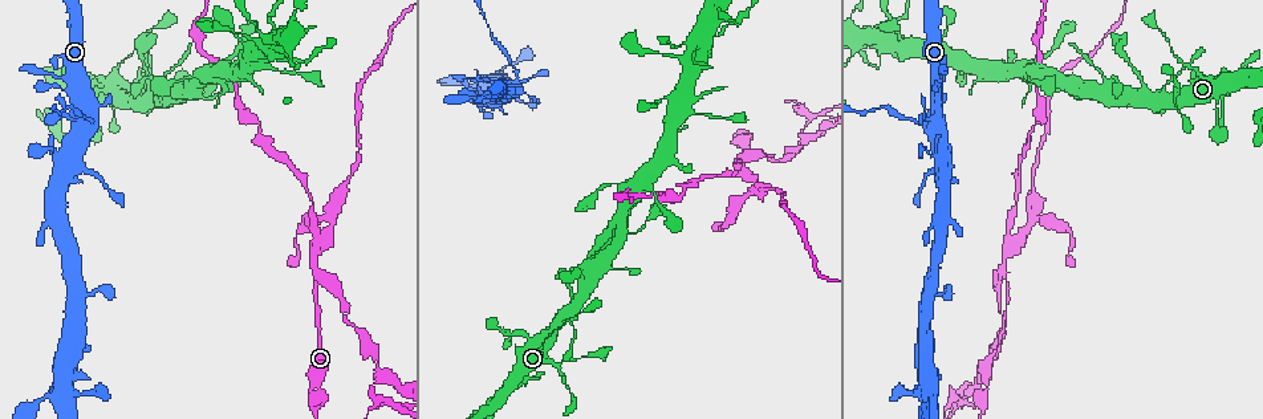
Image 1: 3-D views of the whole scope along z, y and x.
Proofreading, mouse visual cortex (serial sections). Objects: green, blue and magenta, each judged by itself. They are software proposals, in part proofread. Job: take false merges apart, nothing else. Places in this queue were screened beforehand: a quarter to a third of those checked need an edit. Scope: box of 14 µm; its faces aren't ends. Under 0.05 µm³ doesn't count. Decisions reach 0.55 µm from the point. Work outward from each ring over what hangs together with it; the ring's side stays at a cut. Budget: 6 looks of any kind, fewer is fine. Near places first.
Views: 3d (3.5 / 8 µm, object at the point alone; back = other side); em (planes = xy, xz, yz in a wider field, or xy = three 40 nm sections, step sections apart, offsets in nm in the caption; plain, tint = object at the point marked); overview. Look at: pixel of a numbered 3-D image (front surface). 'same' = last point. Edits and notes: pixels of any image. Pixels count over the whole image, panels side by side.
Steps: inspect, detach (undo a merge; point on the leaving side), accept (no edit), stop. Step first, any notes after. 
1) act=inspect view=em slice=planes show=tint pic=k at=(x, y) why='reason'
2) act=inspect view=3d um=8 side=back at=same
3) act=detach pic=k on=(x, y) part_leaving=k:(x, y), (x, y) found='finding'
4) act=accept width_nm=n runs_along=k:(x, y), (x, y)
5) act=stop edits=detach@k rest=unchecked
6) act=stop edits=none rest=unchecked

act=inspect view=3d um=3.5 pic=1 at=(314, 271) why='small branch off a trunk'

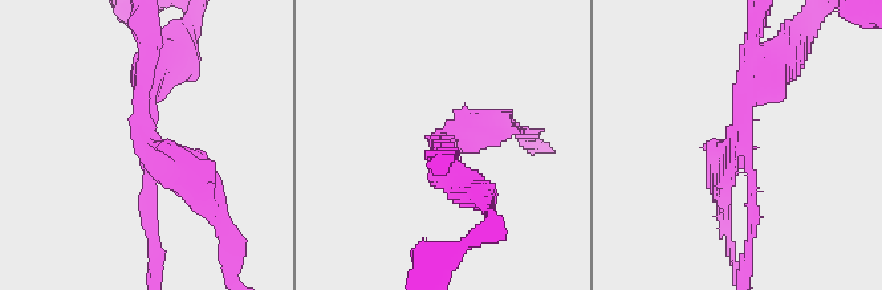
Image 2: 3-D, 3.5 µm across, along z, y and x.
act=inspect view=em slice=planes show=tint pic=2 at=(142, 142) arms=3 arm_widths_nm=100,300,300

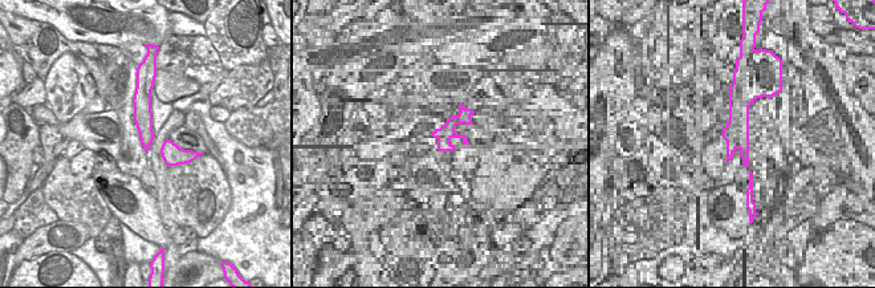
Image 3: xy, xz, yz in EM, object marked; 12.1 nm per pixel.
act=detach pic=2 on=(178, 171) part_leaving=2:(143, 143), (196, 176), (224, 233) found='a second cell is stuck on'

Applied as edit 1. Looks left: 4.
act=inspect view=overview why='see it whole again'

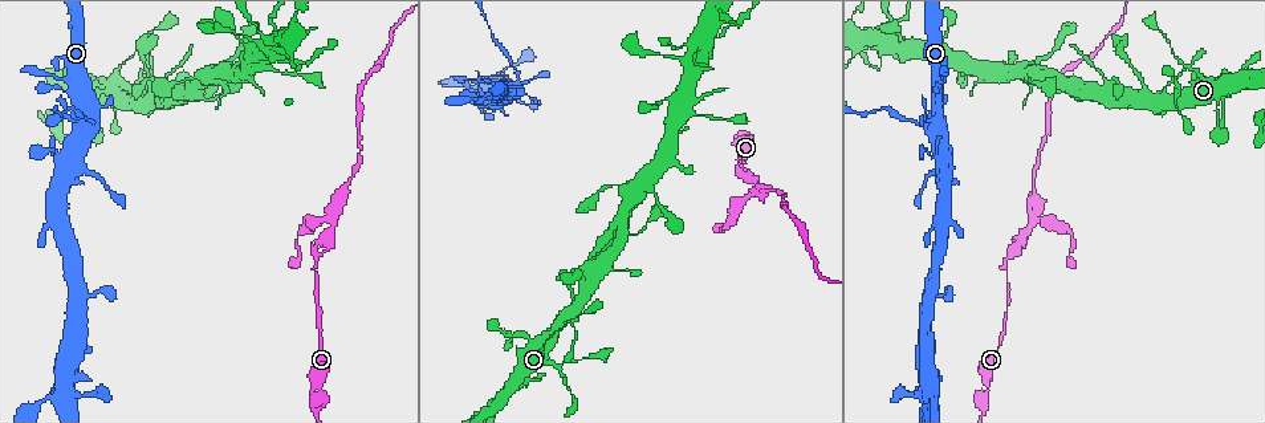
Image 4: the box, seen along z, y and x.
act=inspect view=3d um=8 side=back pic=4 at=(722, 231) why='a narrow waist'

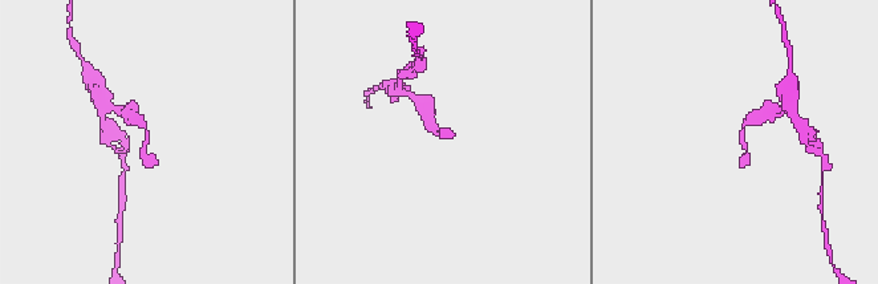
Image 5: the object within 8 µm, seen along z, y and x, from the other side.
act=inspect view=3d um=3.5 pic=5 at=(744, 131)

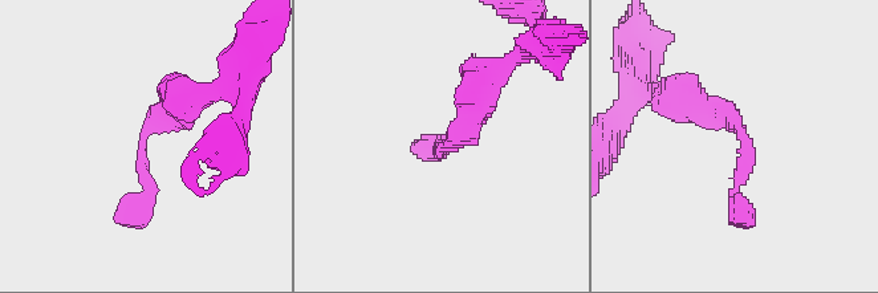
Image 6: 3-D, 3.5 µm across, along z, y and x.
act=accept found='one cell here'

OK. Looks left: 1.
act=stop edits=detach@2 rest=unchecked

